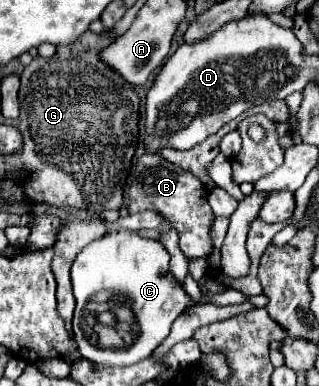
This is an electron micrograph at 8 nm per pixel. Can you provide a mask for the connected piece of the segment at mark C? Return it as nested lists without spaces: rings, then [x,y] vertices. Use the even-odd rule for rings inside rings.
[[[111,230],[103,234],[101,238],[87,244],[75,258],[71,266],[71,280],[73,280],[73,294],[77,300],[75,314],[73,314],[73,334],[75,342],[79,344],[79,354],[87,360],[95,360],[105,366],[131,366],[133,362],[145,360],[153,354],[153,350],[167,338],[173,320],[187,310],[187,306],[193,304],[239,304],[239,302],[253,302],[255,308],[265,308],[269,298],[265,294],[259,294],[255,298],[245,298],[245,294],[239,294],[237,290],[225,290],[221,294],[203,294],[201,300],[193,300],[183,286],[173,278],[169,270],[169,254],[165,246],[159,240],[145,240],[139,236],[137,230]],[[99,290],[109,292],[121,292],[129,308],[133,310],[141,334],[139,338],[127,346],[127,348],[103,348],[99,346],[99,336],[95,336],[95,326],[89,326],[89,320],[85,320],[85,304],[95,296]]]

